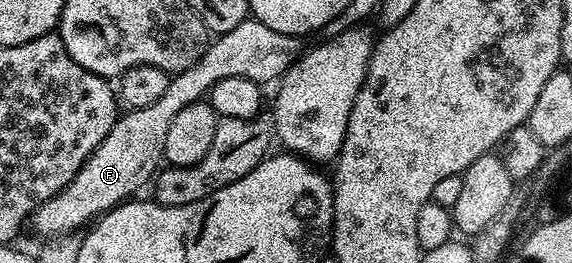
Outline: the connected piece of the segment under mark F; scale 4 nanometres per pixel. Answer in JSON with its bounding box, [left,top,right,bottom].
[31,17,302,239]

